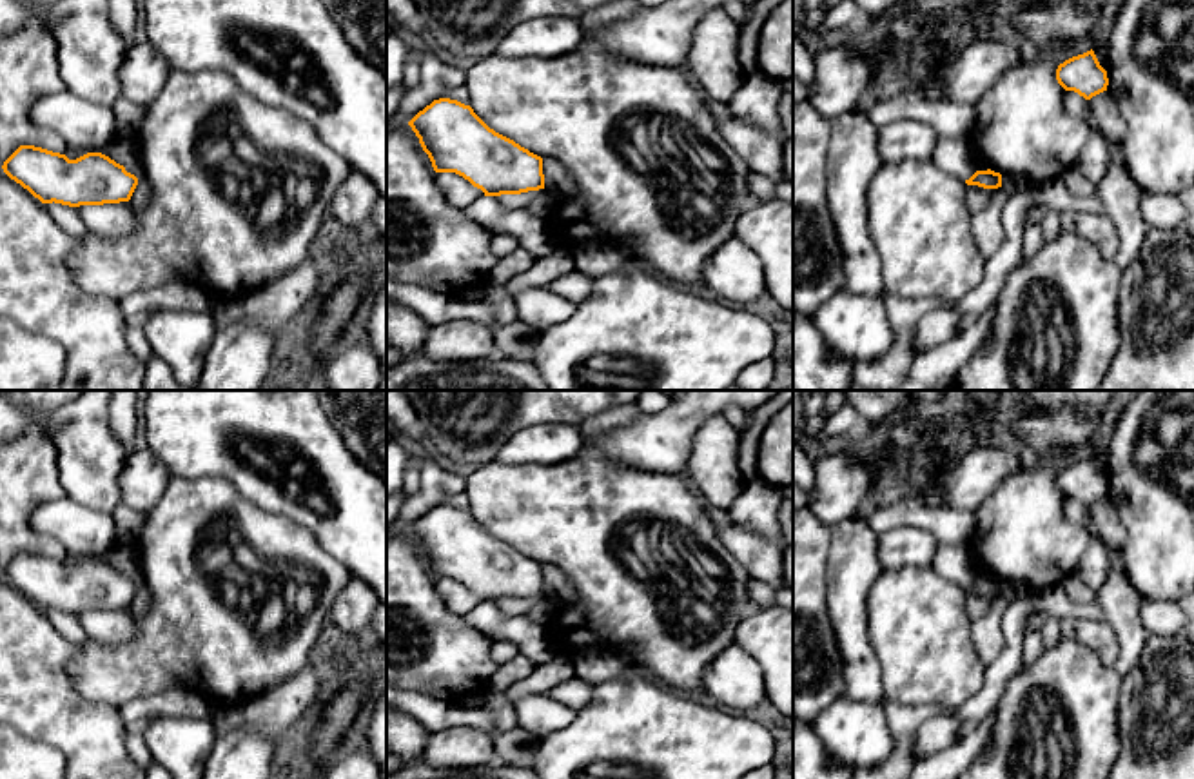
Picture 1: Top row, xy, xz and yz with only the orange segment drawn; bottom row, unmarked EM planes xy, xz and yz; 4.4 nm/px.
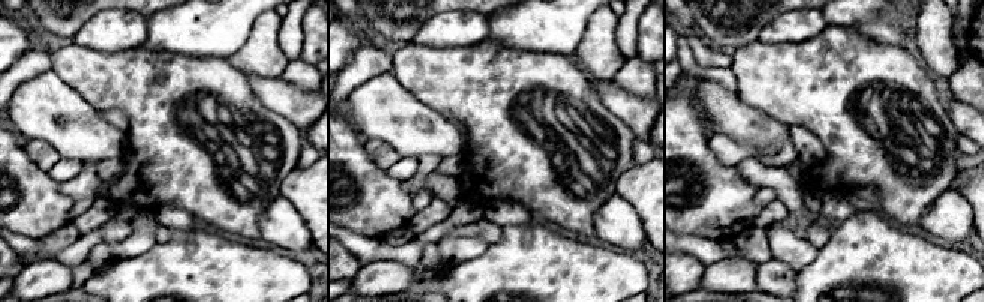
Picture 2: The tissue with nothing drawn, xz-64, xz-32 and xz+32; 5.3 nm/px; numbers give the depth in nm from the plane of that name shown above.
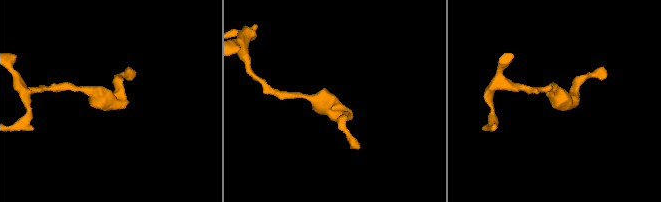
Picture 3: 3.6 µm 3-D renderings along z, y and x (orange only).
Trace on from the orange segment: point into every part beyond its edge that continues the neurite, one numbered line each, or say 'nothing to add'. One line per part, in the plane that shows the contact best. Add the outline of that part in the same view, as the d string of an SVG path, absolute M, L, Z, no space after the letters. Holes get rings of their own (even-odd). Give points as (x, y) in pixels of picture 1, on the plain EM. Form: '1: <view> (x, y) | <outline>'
nothing to add

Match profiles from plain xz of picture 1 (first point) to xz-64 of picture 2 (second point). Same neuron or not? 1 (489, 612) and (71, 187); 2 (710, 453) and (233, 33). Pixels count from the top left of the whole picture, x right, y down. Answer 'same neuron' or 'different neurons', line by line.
1: different neurons
2: different neurons

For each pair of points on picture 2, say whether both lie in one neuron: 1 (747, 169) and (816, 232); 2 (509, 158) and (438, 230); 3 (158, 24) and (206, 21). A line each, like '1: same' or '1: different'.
1: different
2: different
3: same

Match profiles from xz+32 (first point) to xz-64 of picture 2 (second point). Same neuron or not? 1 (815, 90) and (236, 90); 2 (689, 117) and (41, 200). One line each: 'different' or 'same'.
1: same
2: same

